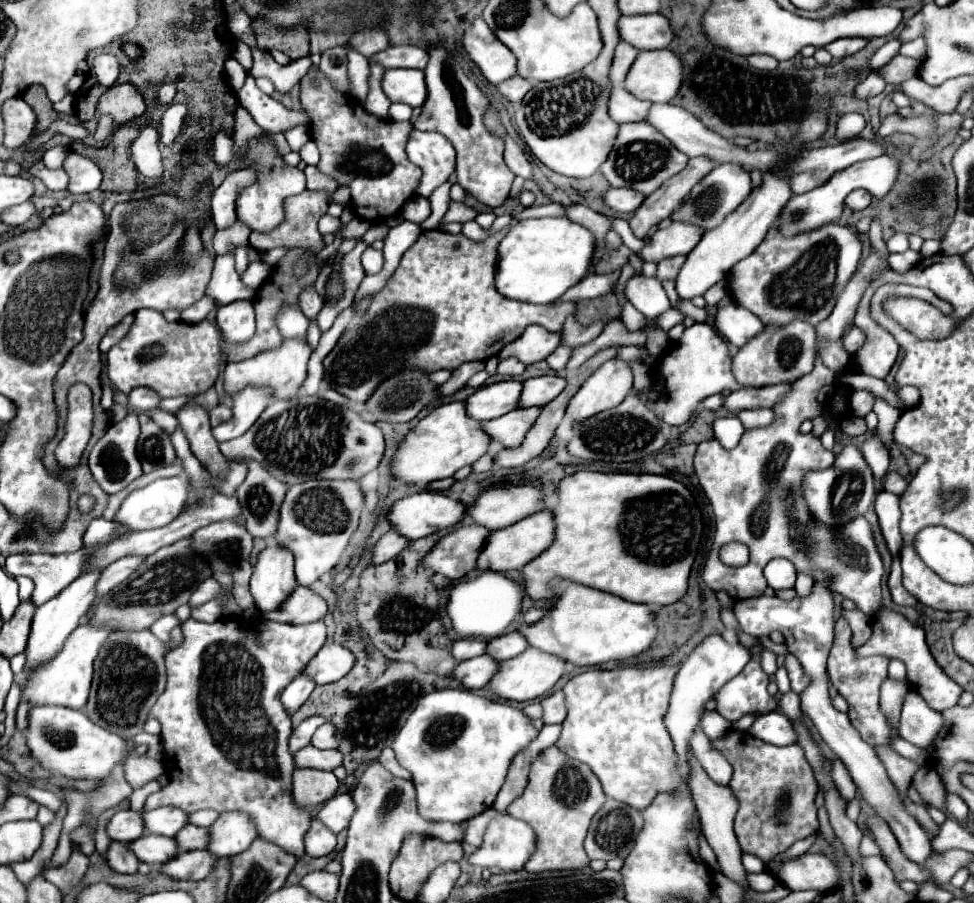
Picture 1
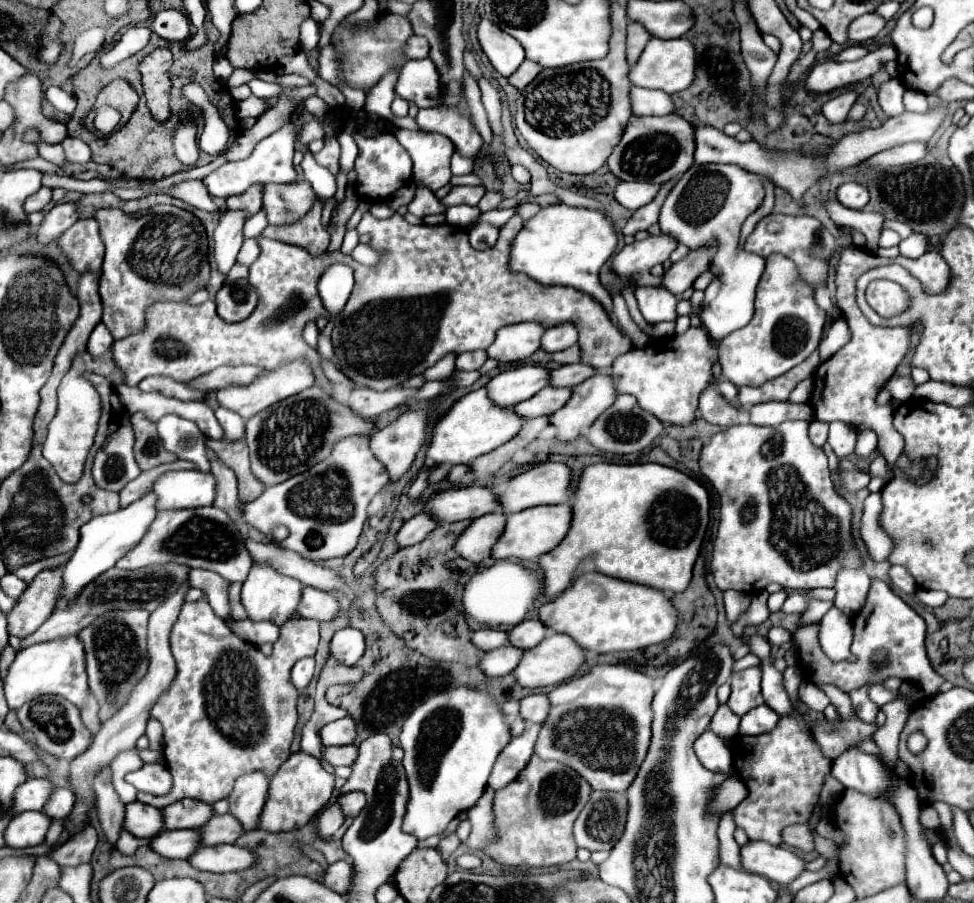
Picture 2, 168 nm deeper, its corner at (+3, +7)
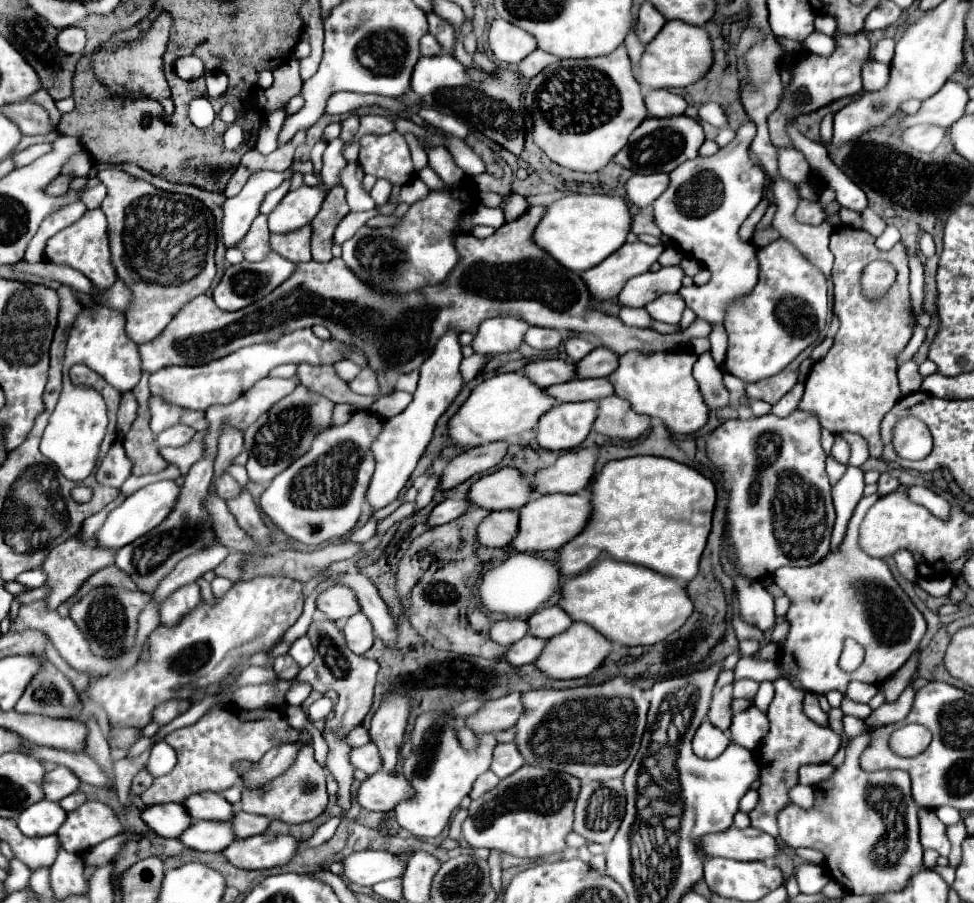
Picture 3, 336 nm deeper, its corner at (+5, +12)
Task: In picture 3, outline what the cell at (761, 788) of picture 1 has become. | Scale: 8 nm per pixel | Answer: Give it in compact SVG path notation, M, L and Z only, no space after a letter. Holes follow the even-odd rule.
M777 678L773 682L773 686L775 686L775 698L767 712L771 730L759 748L759 758L761 758L759 796L761 796L761 800L755 806L755 810L749 812L749 818L751 818L753 828L759 828L759 830L771 834L773 838L777 838L779 836L777 812L785 804L789 804L787 792L789 792L789 788L793 788L797 784L797 770L805 764L829 762L837 754L843 738L841 738L841 734L833 732L829 726L819 726L805 716L805 712L803 712L805 692L795 688L787 678Z

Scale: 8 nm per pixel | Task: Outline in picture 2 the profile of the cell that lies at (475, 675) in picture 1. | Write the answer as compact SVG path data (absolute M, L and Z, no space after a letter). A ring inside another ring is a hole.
M503 645L499 649L483 653L479 659L479 669L489 677L501 677L501 675L507 675L515 669L521 655L523 655L521 649L511 647L511 645Z

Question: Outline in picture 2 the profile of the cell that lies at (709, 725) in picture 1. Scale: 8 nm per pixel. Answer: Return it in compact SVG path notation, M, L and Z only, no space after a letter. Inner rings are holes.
M719 705L717 713L709 723L709 729L721 739L729 739L737 735L737 725L739 725L739 717L727 705Z

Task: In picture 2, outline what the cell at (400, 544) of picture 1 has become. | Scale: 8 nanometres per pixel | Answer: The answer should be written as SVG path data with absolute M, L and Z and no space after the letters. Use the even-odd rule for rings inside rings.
M419 513L415 517L411 517L409 521L405 521L401 525L401 529L395 533L395 541L399 547L407 547L407 545L415 545L419 541L425 539L425 535L429 531L433 531L437 523L431 519L431 515L427 513Z

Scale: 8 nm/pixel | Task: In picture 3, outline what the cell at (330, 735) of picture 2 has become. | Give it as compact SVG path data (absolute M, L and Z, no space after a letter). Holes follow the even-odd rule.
M357 726L357 730L353 730L353 734L349 734L349 744L353 748L357 746L363 746L363 744L369 744L371 738L369 738L369 732L363 730L363 726Z

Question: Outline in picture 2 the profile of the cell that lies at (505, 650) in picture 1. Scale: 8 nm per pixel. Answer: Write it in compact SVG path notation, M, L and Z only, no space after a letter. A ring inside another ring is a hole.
M525 619L523 623L519 623L509 631L509 645L519 649L529 649L535 647L545 635L547 627L543 627L543 623L539 623L537 619Z

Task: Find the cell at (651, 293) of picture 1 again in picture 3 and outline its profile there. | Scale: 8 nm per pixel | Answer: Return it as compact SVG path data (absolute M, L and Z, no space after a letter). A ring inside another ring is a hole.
M665 294L665 296L657 298L655 302L651 302L645 310L651 314L651 318L655 318L659 322L679 324L681 314L685 310L685 302L679 294Z

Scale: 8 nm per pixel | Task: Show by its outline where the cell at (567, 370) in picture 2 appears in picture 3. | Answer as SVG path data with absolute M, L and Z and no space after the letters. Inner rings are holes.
M601 346L601 348L595 348L591 354L587 354L587 358L577 362L575 366L577 366L577 376L579 378L609 376L619 366L619 354L615 354L609 348Z

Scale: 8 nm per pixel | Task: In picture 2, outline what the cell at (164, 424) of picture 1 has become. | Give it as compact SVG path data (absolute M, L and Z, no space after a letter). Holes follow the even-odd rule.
M163 415L157 421L157 431L163 441L163 447L167 447L179 459L193 461L199 471L203 471L203 473L209 471L209 463L203 463L203 459L207 459L203 433L199 431L199 427L195 423L181 419L179 415Z

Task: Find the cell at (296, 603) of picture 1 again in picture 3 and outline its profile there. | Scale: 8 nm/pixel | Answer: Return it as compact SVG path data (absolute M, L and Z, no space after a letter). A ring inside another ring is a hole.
M333 586L317 598L317 610L325 612L331 620L347 620L357 614L361 606L349 586Z

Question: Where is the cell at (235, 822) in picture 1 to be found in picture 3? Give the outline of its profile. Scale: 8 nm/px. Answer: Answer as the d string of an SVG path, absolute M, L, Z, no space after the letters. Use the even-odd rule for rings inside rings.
M293 742L293 744L281 744L273 750L269 750L257 764L255 768L243 776L243 784L245 786L261 786L267 780L273 780L273 776L283 774L297 758L297 752L303 744L301 742Z

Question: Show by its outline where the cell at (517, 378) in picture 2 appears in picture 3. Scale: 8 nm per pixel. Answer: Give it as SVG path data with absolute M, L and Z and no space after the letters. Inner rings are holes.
M559 358L531 362L523 368L523 374L529 374L529 378L537 382L537 386L547 386L547 388L553 384L561 384L561 382L569 382L577 378L575 364L567 360L559 360Z

